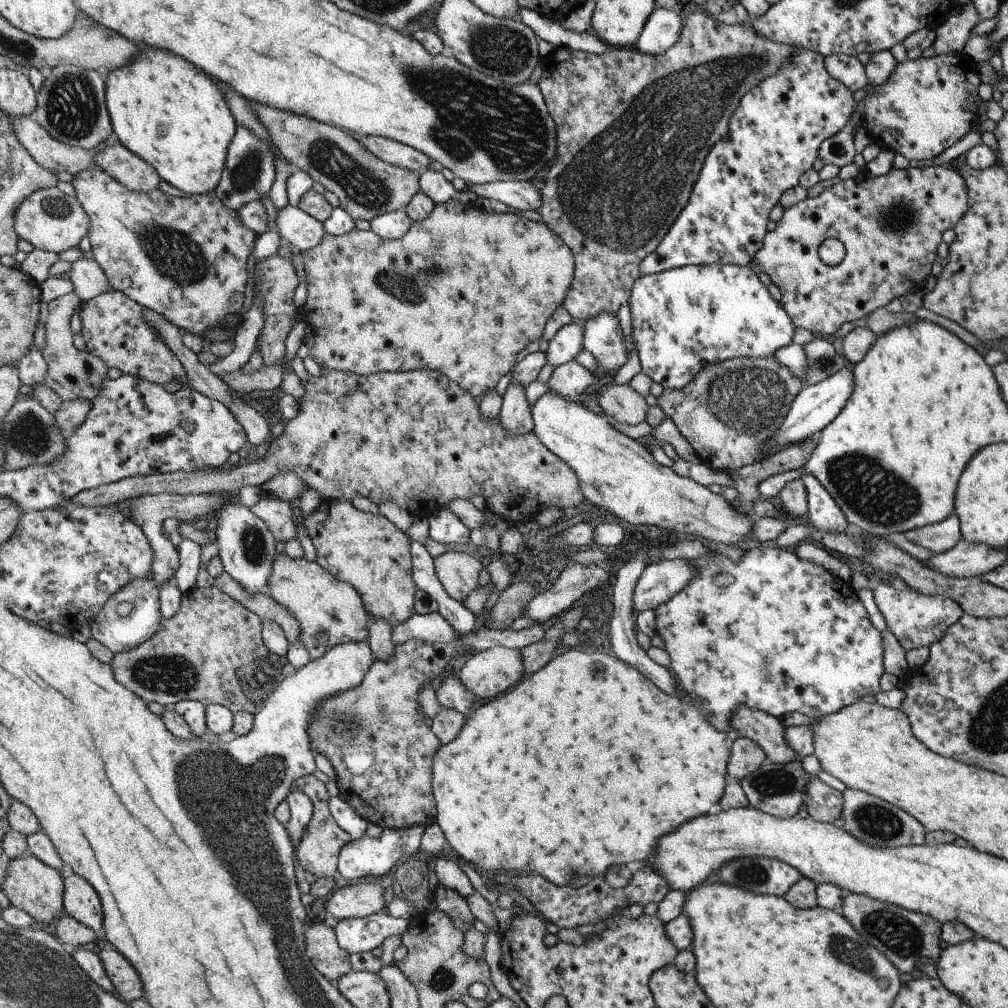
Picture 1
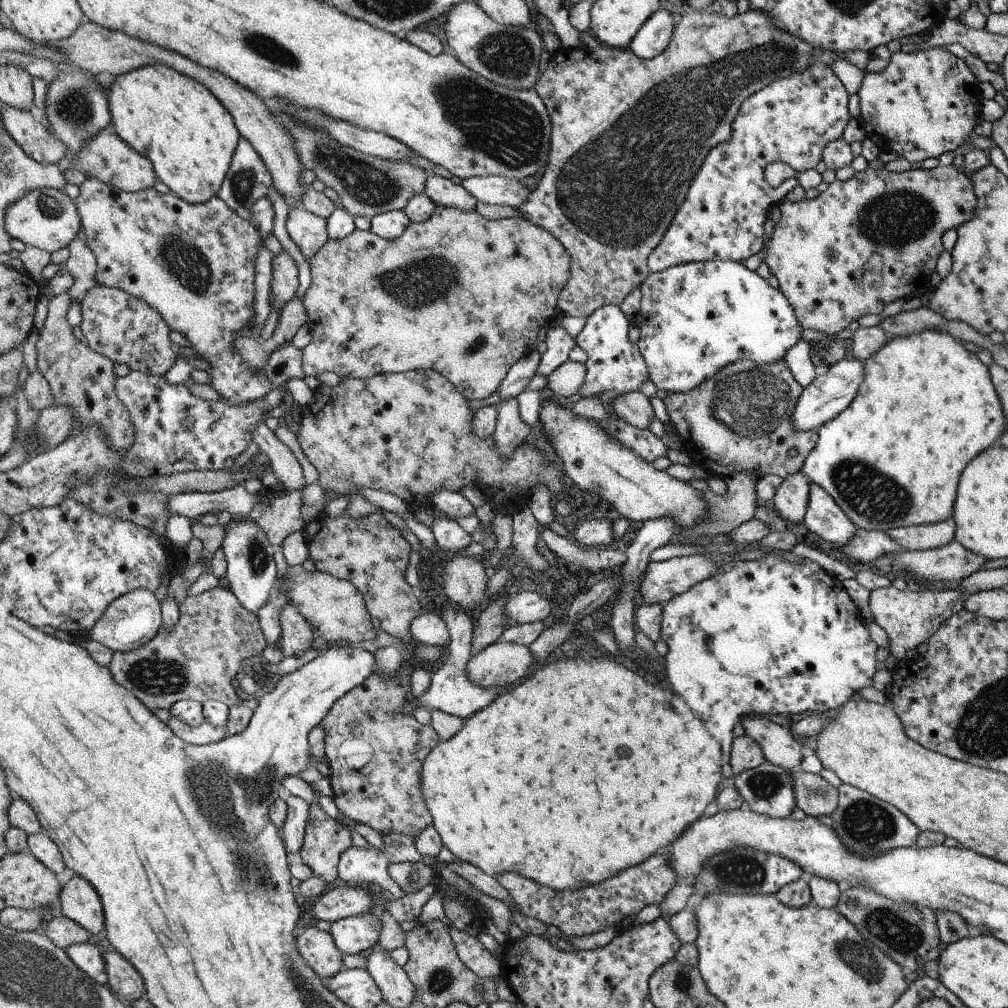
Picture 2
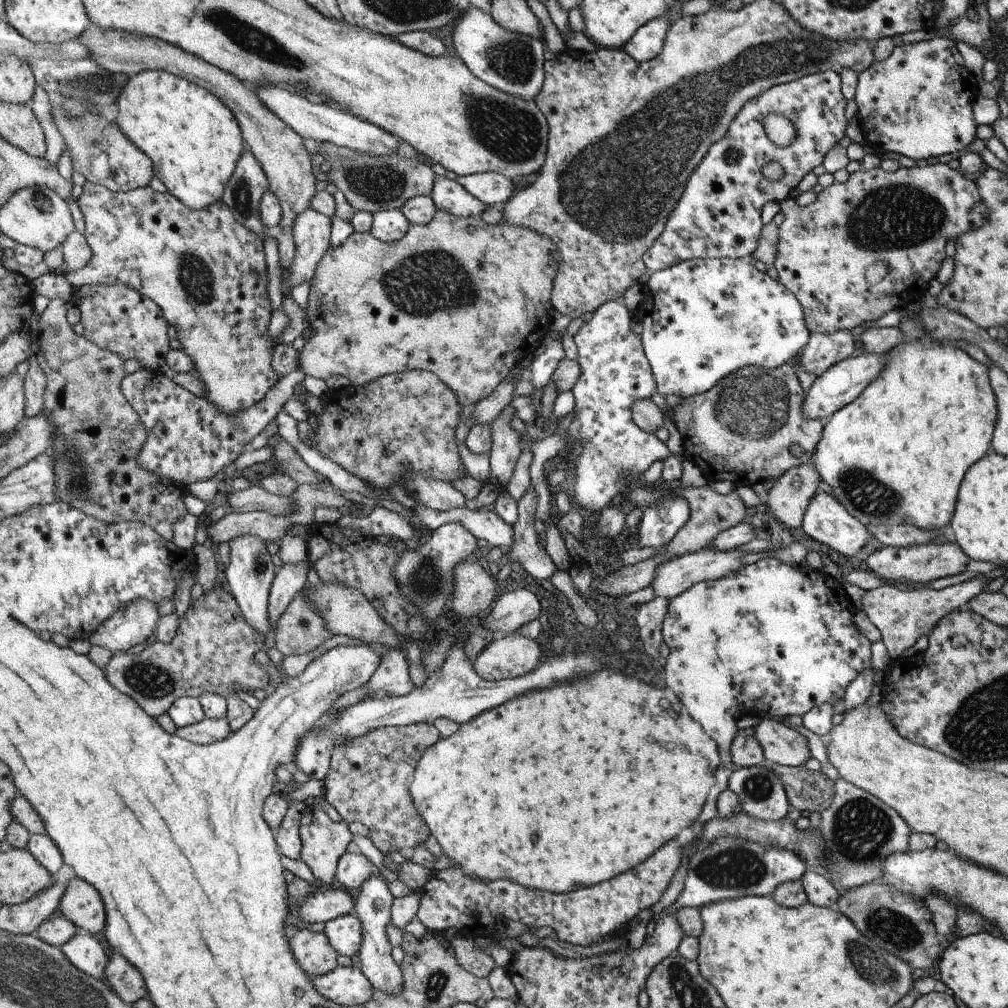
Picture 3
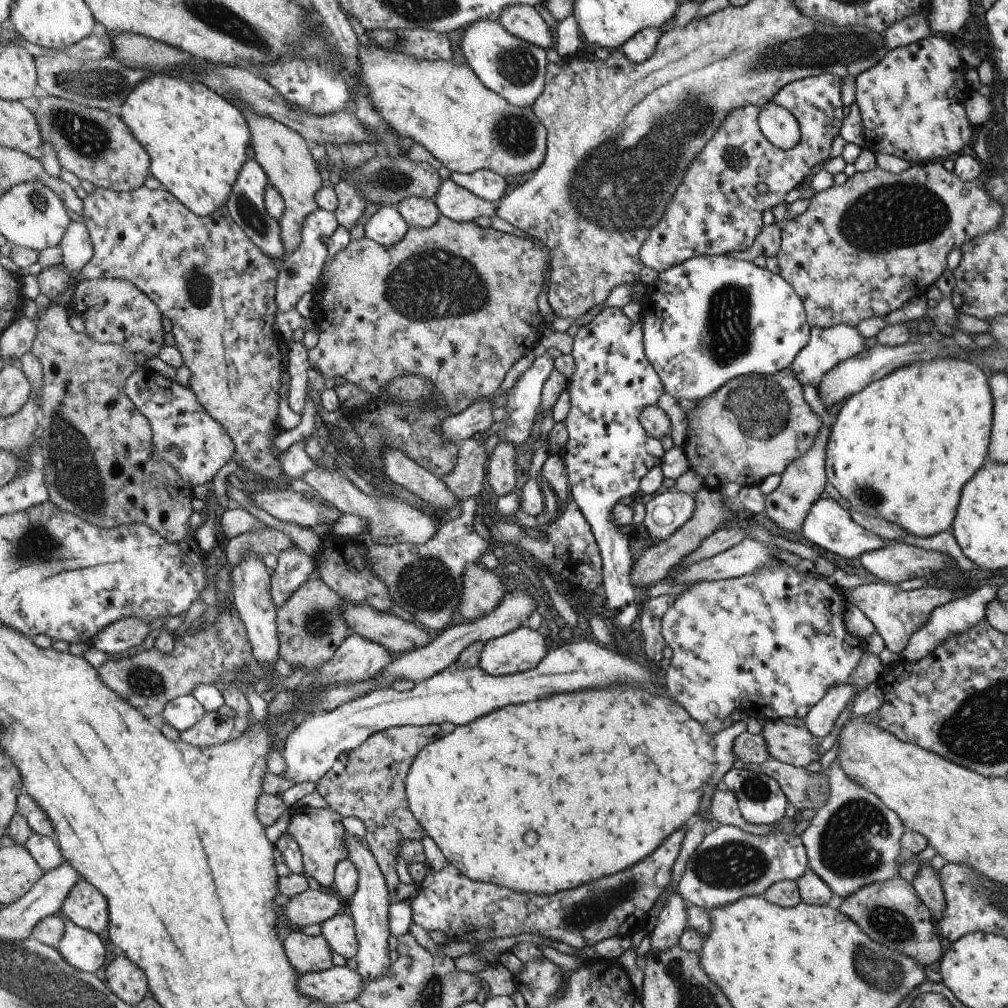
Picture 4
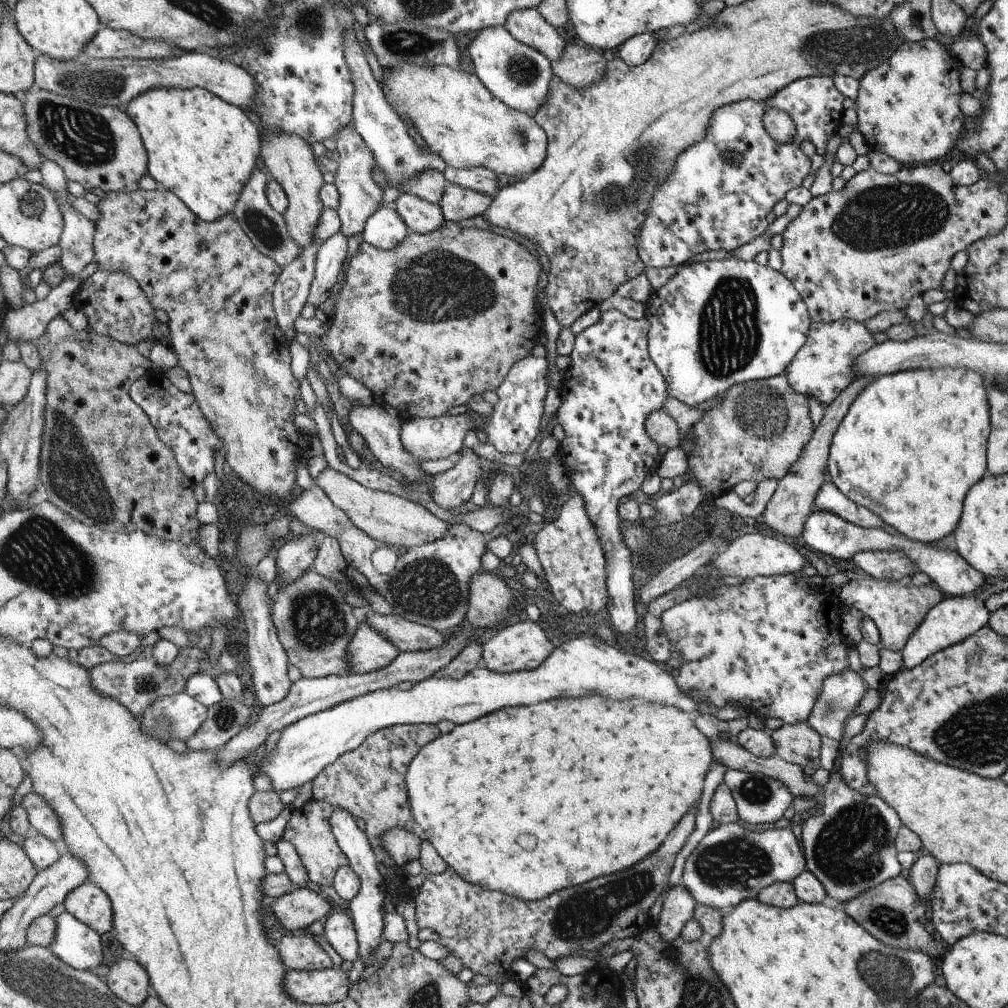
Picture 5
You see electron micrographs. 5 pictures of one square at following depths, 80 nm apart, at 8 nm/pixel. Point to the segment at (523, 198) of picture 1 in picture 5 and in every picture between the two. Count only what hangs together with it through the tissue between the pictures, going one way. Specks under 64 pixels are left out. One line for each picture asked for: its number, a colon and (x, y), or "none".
2: (495, 190)
3: (490, 188)
4: (488, 185)
5: (483, 180)

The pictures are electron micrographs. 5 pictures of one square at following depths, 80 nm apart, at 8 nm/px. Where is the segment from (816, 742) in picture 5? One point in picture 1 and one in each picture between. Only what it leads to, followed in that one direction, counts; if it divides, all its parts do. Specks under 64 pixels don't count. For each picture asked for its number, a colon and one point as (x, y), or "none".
1: (762, 728)
2: (779, 747)
3: (783, 746)
4: (793, 745)

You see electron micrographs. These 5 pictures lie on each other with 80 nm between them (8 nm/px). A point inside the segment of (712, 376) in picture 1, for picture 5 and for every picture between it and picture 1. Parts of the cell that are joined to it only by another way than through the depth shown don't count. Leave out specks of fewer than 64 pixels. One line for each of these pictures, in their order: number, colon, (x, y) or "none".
2: (740, 420)
3: (741, 431)
4: (753, 427)
5: (759, 429)

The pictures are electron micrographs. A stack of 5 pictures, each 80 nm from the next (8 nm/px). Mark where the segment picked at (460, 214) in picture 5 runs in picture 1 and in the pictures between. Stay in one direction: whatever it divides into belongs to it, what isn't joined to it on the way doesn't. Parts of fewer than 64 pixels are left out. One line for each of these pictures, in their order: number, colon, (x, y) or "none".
1: (433, 184)
2: (443, 192)
3: (448, 195)
4: (457, 203)

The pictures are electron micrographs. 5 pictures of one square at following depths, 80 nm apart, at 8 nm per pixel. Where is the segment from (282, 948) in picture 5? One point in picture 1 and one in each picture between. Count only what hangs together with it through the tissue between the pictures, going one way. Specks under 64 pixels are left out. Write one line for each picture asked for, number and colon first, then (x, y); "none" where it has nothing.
1: (330, 959)
2: (318, 948)
3: (316, 956)
4: (309, 954)

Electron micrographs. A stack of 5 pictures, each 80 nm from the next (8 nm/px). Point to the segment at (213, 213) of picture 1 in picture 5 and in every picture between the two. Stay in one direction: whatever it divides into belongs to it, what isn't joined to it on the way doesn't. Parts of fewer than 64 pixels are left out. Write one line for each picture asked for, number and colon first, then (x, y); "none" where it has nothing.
2: (194, 263)
3: (202, 268)
4: (207, 276)
5: (217, 287)

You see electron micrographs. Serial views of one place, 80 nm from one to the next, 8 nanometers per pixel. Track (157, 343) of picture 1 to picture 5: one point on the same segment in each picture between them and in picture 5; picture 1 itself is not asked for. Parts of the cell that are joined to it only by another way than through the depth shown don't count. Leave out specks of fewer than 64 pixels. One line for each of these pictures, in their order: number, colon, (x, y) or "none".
2: (126, 329)
3: (116, 318)
4: (114, 311)
5: (117, 307)

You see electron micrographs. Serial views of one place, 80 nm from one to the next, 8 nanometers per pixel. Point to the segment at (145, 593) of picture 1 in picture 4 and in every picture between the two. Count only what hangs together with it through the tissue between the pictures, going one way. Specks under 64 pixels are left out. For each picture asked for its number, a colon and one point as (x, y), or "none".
2: (131, 621)
3: (133, 625)
4: (127, 633)

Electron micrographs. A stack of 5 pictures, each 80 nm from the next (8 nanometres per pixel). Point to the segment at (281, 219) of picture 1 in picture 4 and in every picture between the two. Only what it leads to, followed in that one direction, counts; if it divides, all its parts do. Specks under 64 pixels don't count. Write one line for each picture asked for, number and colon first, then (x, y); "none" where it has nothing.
2: (309, 232)
3: (312, 229)
4: (300, 272)

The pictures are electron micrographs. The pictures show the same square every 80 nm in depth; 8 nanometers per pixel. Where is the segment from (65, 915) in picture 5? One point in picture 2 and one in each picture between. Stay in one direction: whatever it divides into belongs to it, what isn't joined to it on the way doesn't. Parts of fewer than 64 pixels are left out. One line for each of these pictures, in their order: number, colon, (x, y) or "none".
2: (86, 956)
3: (84, 951)
4: (84, 949)

